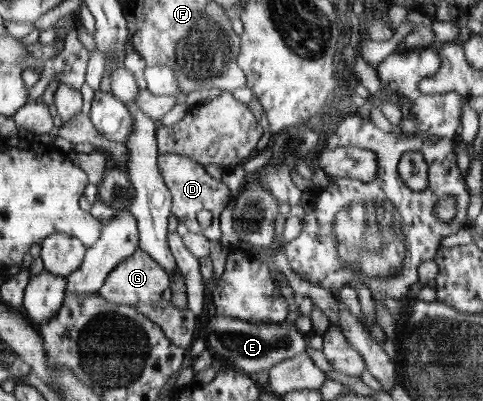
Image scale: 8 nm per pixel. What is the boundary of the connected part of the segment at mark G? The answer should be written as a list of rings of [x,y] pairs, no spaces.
[[[137,248],[127,259],[124,259],[112,273],[105,279],[104,285],[99,289],[101,298],[108,301],[117,301],[127,306],[136,304],[156,305],[161,304],[161,293],[169,287],[169,273],[160,263],[145,250]]]

